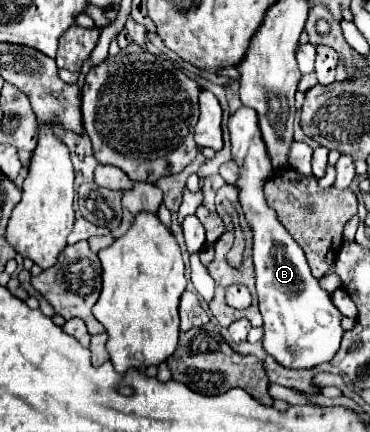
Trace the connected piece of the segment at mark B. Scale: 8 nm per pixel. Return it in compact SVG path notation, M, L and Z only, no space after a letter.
M241 106L229 118L229 132L233 160L241 168L235 186L239 188L239 200L253 230L257 296L261 316L265 320L263 348L285 368L309 370L319 364L331 362L341 346L341 338L345 332L341 328L343 314L339 314L339 310L335 308L331 294L319 286L317 278L313 278L301 246L287 234L287 230L283 230L281 222L277 222L277 214L269 206L265 206L263 182L267 182L267 178L271 176L271 158L259 132L257 112L253 108Z

